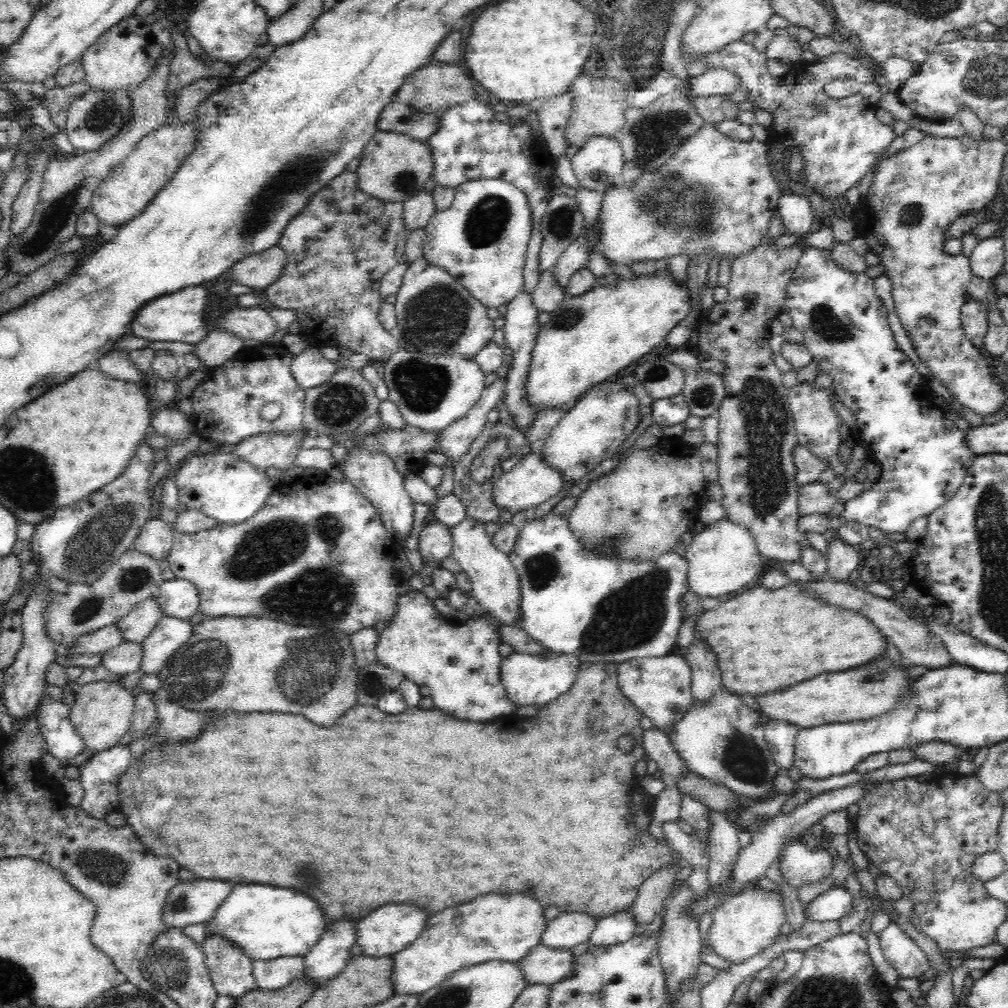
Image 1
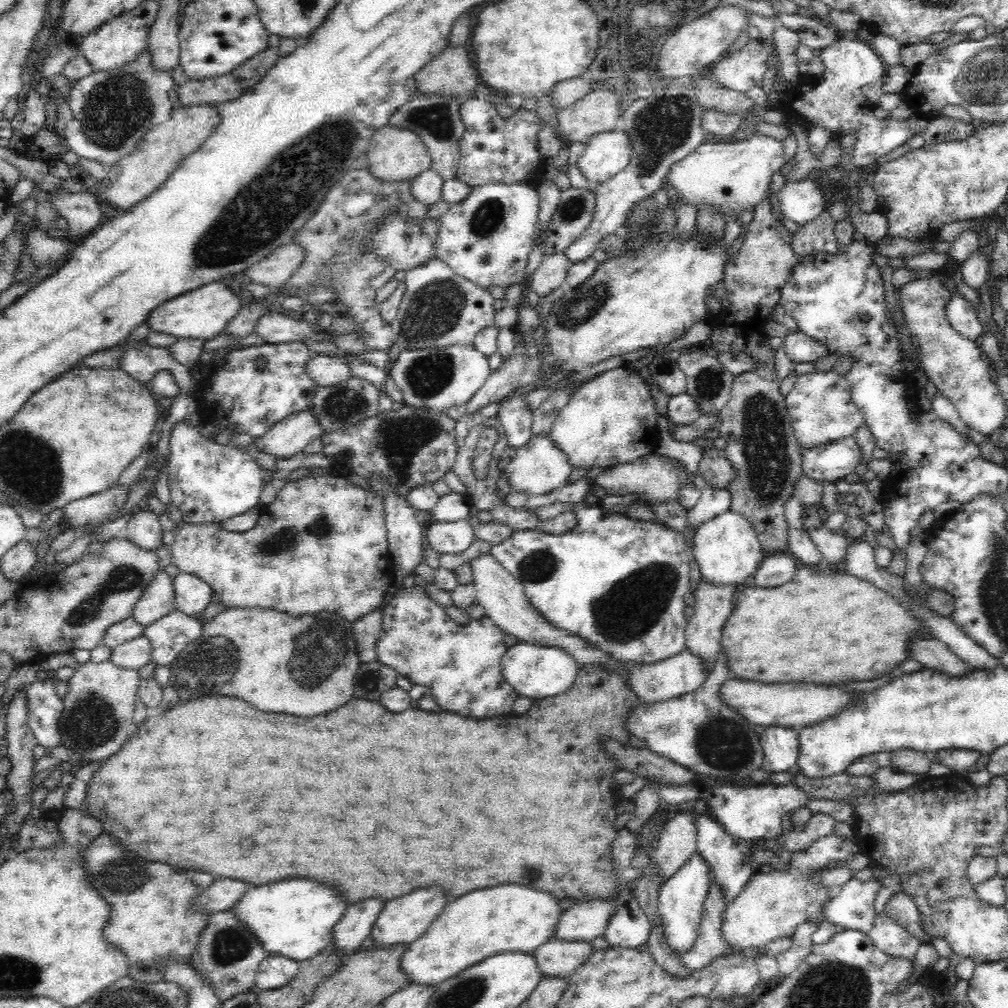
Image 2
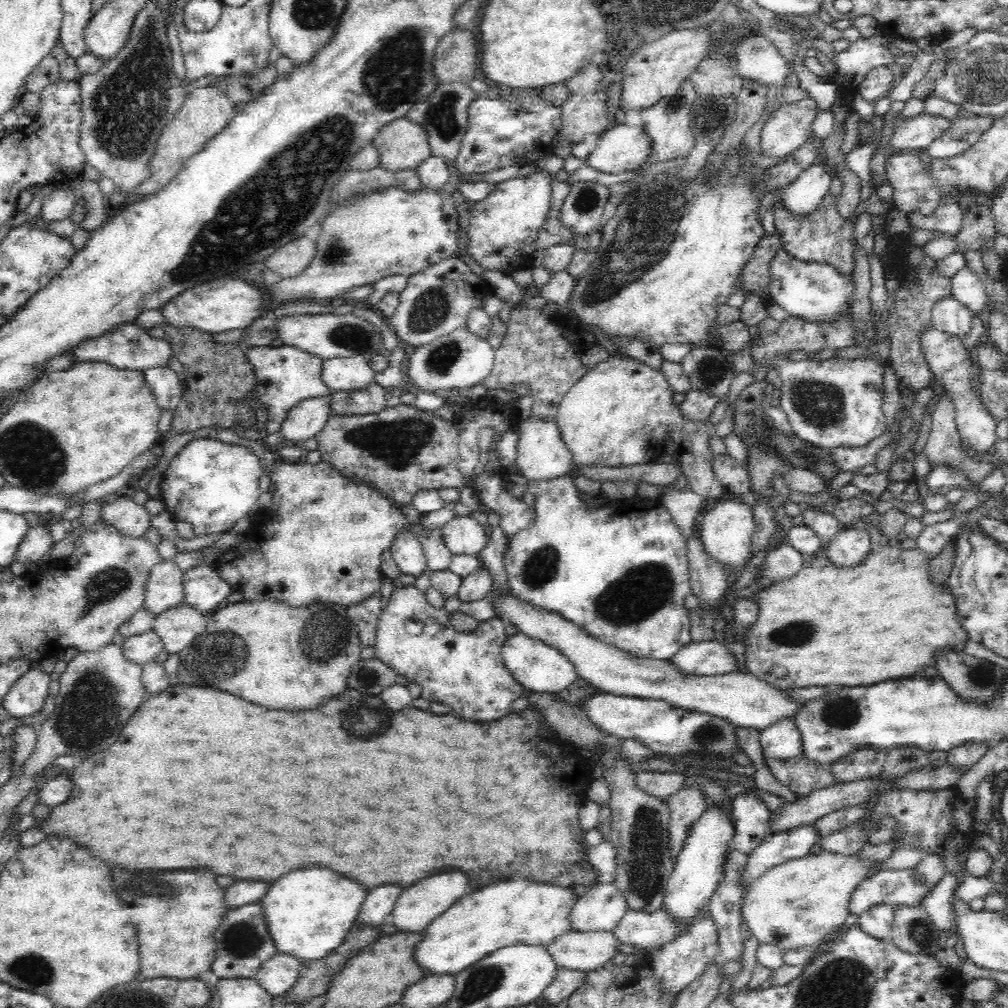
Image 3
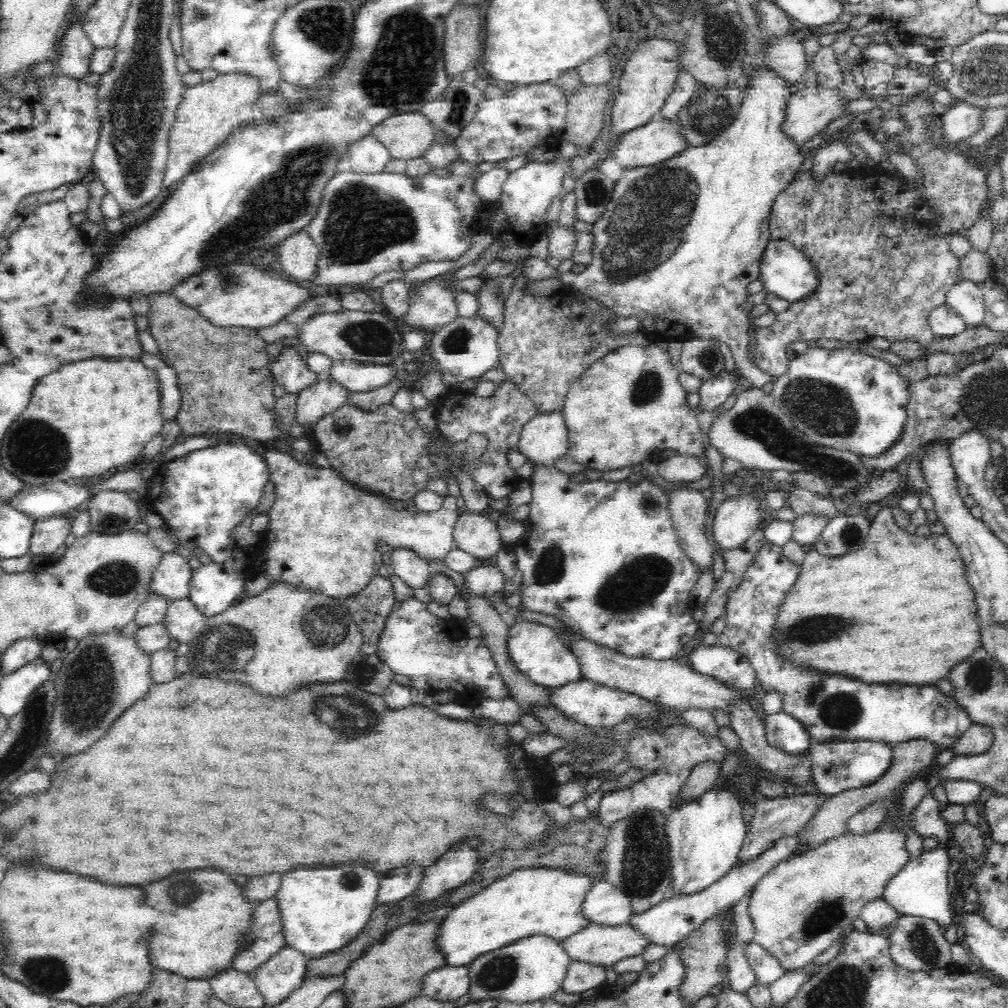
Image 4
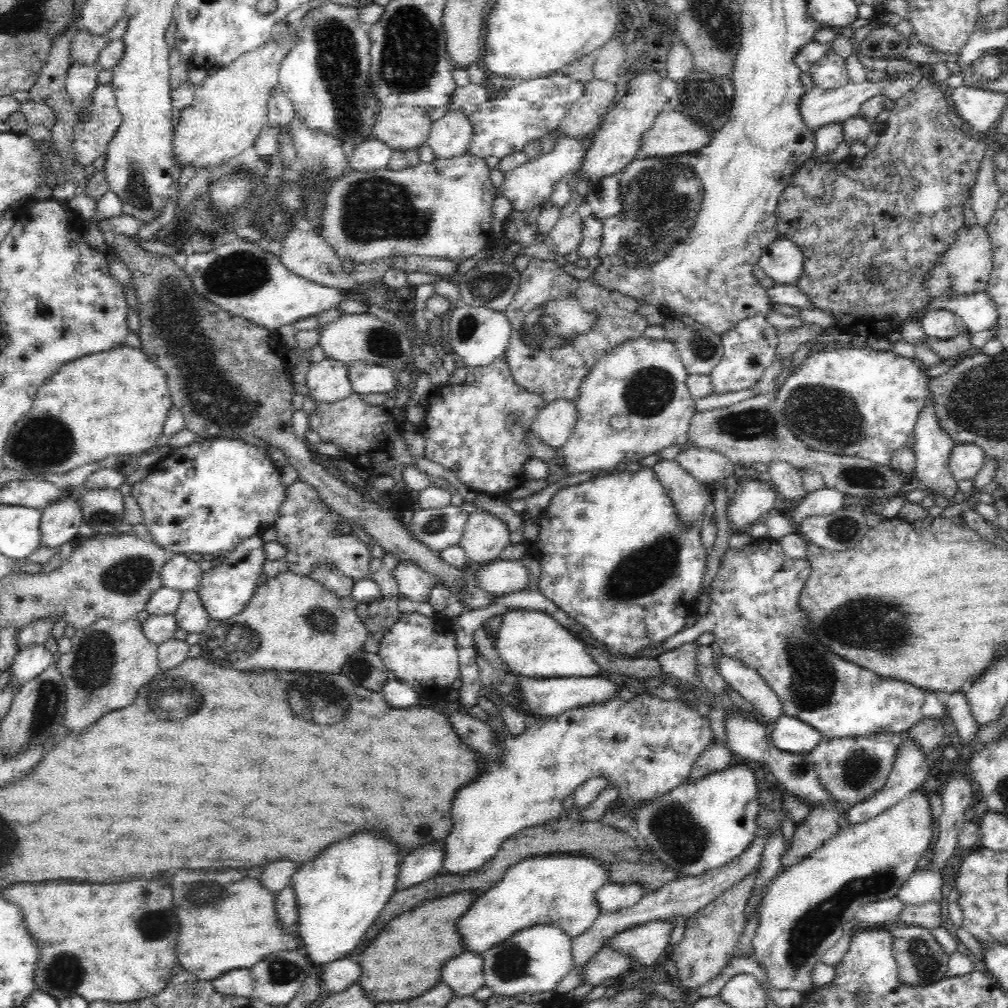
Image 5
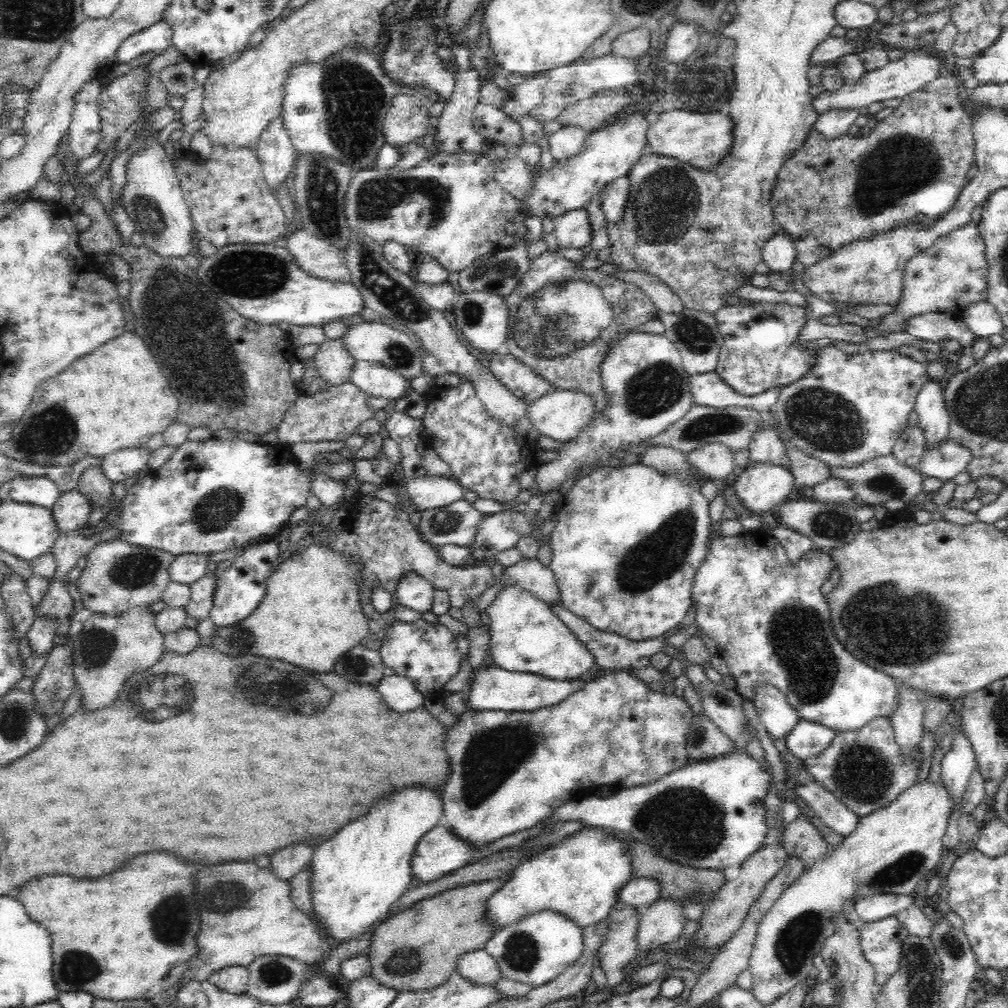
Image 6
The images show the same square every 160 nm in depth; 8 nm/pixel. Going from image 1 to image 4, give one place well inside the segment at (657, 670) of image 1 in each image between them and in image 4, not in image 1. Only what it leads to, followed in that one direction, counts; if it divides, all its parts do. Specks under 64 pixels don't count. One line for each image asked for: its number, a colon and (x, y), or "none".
2: (678, 675)
3: (707, 658)
4: (725, 663)

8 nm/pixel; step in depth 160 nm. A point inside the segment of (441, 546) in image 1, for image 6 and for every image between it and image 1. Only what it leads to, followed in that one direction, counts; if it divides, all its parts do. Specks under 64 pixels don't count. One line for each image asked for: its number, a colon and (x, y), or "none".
2: (445, 538)
3: (462, 534)
4: (473, 533)
5: (485, 537)
6: (498, 532)

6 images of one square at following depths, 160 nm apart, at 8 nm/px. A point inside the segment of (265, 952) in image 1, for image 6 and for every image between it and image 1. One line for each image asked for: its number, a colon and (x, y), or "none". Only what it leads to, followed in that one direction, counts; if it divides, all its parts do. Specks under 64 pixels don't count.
2: (296, 918)
3: (308, 912)
4: (322, 910)
5: (338, 896)
6: (358, 875)

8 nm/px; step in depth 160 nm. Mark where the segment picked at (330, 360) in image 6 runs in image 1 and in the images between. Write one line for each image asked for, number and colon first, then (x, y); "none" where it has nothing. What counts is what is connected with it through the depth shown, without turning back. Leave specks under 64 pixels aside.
1: (271, 450)
2: (293, 435)
3: (304, 421)
4: (321, 399)
5: (327, 381)

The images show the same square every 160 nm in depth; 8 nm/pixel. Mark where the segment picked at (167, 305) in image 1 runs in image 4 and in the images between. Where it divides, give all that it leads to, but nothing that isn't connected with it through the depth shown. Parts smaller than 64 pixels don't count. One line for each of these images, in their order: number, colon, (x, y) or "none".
2: (203, 313)
3: (227, 304)
4: (239, 295)

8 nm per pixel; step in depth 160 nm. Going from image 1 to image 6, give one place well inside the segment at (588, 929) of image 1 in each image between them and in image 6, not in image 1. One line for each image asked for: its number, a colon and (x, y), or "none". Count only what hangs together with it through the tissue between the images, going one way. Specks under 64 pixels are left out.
2: (585, 921)
3: (601, 909)
4: (605, 905)
5: (612, 898)
6: (639, 892)

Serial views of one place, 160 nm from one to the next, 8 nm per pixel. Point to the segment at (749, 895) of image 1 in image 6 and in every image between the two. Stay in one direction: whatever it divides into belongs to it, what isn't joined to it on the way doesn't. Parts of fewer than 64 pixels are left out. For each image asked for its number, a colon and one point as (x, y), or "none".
2: (770, 906)
3: (794, 905)
4: (800, 908)
5: (803, 910)
6: (889, 850)

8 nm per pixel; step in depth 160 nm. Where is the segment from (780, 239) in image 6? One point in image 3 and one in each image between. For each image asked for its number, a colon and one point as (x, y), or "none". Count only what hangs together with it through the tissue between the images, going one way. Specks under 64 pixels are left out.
3: (817, 292)
4: (785, 271)
5: (782, 261)

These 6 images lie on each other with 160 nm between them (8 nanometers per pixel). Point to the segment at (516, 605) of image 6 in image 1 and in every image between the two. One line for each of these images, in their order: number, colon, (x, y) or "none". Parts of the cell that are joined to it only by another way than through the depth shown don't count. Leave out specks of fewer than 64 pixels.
1: (529, 679)
2: (537, 672)
3: (540, 668)
4: (536, 650)
5: (533, 644)

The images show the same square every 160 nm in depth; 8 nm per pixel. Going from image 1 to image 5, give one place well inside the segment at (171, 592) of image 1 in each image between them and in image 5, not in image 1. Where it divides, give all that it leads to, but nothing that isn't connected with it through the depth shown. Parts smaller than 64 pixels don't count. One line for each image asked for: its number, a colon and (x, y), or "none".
2: (192, 594)
3: (204, 588)
4: (214, 587)
5: (225, 589)

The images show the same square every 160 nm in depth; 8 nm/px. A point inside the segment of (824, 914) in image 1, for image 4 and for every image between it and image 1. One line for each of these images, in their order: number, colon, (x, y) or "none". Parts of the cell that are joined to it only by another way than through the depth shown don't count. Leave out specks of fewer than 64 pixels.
2: (851, 908)
3: (895, 887)
4: (921, 888)

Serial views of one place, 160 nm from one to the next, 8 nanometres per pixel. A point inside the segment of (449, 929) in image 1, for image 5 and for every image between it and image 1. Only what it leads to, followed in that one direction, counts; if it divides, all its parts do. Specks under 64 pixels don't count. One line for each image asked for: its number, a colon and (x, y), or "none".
2: (511, 918)
3: (517, 912)
4: (532, 901)
5: (558, 889)

